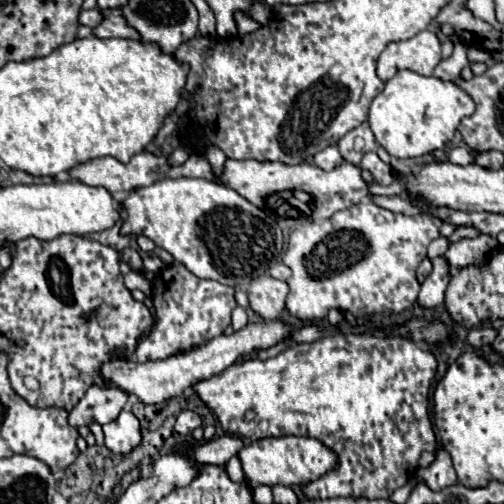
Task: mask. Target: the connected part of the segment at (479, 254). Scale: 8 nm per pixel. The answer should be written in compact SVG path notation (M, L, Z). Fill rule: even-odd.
M480 234L476 238L462 238L454 244L450 244L448 252L444 254L446 260L452 264L452 268L460 270L466 266L474 266L486 260L486 256L494 250L498 250L498 240L488 234Z

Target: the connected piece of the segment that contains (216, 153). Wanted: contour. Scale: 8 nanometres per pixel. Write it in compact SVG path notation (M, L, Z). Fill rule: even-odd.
M208 146L208 148L206 148L206 158L208 158L208 162L210 162L216 178L220 178L220 176L222 176L222 170L224 170L224 162L226 162L224 152L220 152L218 148Z

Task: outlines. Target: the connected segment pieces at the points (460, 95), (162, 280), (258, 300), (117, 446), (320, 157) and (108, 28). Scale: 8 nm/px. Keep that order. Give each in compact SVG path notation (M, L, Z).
M400 70L386 82L384 90L372 100L368 124L376 136L376 142L394 158L416 158L444 148L464 116L474 112L472 98L456 88L454 82L442 82L440 78L426 78L410 70Z
M180 262L164 266L156 274L152 280L152 304L156 310L156 320L136 348L136 362L160 360L188 352L194 346L202 346L204 342L224 334L230 324L232 310L238 306L232 286L192 276L192 272L188 272Z
M272 276L252 280L248 288L250 306L256 314L264 320L278 320L280 314L286 310L286 296L288 284L284 280L276 280Z
M122 410L118 418L112 422L104 424L104 436L106 436L106 446L112 452L128 454L132 448L140 444L140 424L132 412Z
M328 146L326 150L322 150L322 152L318 152L318 154L314 156L314 164L320 166L322 170L334 170L334 168L340 166L342 162L344 162L344 158L340 156L340 152L338 152L336 146Z
M106 8L100 10L102 12L102 22L92 30L92 34L96 38L130 38L130 40L142 40L140 32L136 28L132 28L124 14L122 8Z

